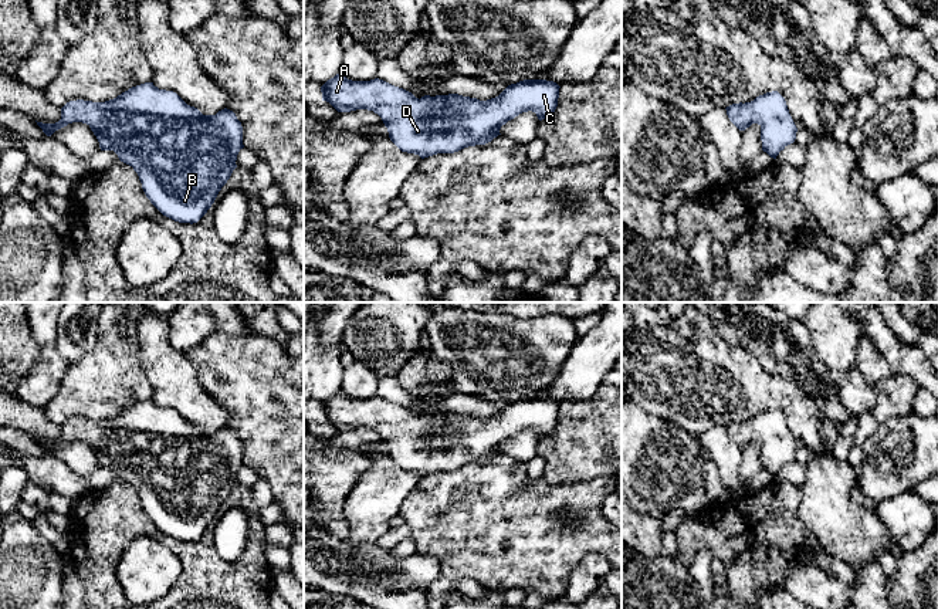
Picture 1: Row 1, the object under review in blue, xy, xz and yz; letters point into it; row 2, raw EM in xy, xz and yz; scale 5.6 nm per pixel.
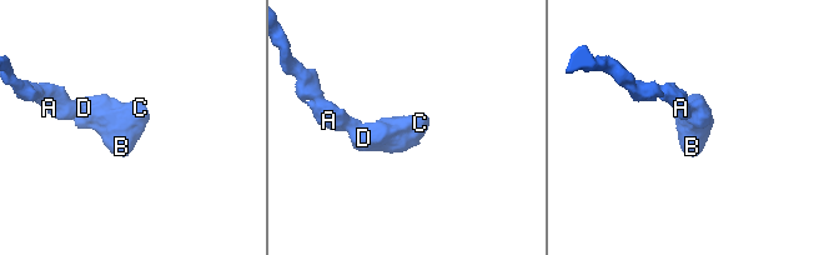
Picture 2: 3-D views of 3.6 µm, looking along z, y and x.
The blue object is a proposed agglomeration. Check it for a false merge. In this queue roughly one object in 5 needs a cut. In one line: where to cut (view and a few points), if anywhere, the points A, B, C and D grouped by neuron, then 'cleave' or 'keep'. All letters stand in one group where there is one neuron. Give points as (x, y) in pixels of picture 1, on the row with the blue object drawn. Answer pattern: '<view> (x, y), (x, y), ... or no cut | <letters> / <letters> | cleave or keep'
no cut | A B C D | keep

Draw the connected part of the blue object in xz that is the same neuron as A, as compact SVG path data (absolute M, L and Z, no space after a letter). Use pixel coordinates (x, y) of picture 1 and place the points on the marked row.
M339 72L321 87L321 92L322 101L338 112L373 111L402 152L424 159L485 145L522 112L532 111L539 121L551 116L558 106L559 88L553 81L524 79L487 101L458 94L419 99L383 79L352 81Z

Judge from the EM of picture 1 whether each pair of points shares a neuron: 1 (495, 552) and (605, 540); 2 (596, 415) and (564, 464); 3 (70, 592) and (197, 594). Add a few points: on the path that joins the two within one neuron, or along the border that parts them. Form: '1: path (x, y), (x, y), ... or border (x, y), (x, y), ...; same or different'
1: path (522, 540), (578, 540); same
2: path (596, 428), (596, 432), (576, 452); same
3: border (71, 561), (71, 567), (85, 594); different

